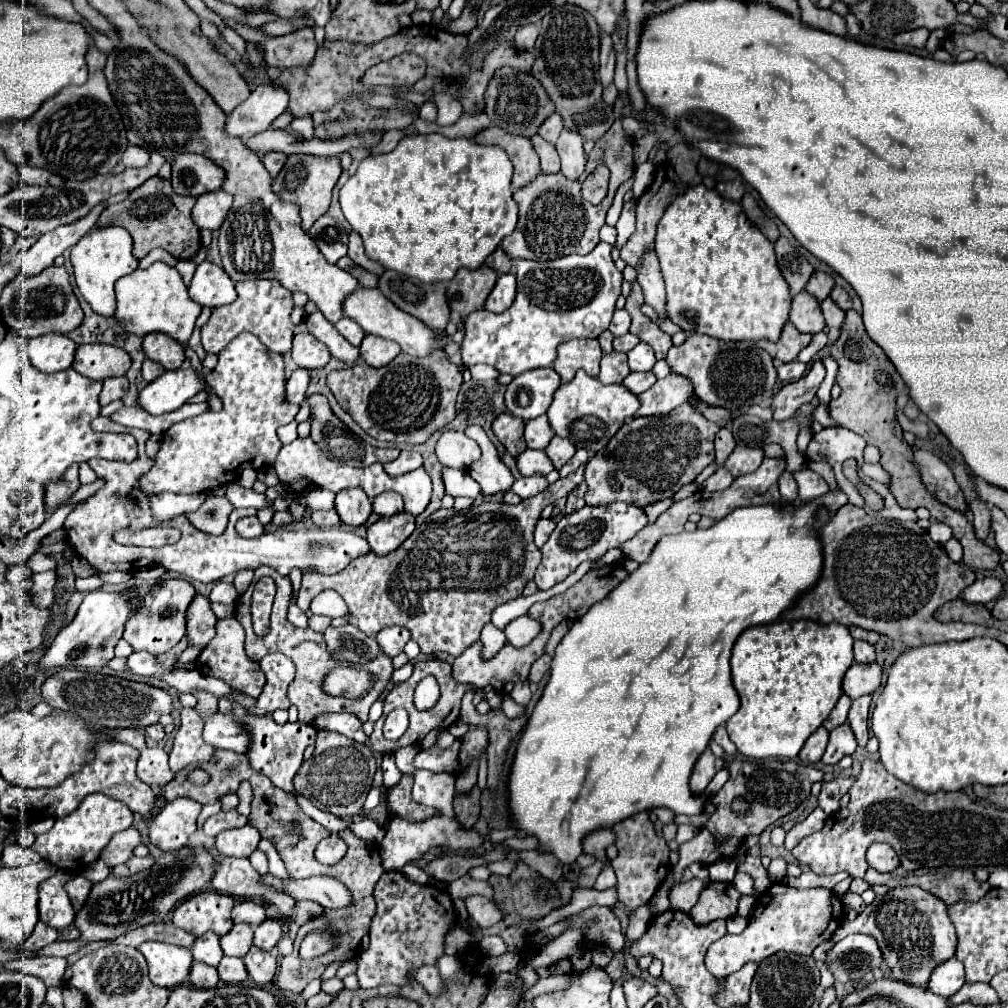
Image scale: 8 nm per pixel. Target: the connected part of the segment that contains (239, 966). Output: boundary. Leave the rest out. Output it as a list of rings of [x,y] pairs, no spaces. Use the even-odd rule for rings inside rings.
[[[232,956],[222,958],[222,962],[218,964],[218,974],[220,974],[220,980],[224,980],[228,984],[238,984],[248,978],[242,958],[232,958]]]

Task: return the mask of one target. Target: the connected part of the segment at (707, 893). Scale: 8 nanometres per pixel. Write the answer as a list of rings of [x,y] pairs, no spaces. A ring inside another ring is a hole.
[[[710,882],[688,914],[698,926],[704,926],[716,918],[730,918],[736,914],[738,898],[740,892],[730,882]]]

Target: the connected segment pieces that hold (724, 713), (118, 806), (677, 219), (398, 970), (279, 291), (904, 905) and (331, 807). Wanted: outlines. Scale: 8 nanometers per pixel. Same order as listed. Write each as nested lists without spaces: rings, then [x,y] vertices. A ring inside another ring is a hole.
[[[832,490],[830,494],[806,506],[796,506],[796,508],[786,506],[780,510],[772,504],[746,506],[746,508],[736,508],[732,514],[718,520],[716,526],[712,528],[706,528],[706,530],[696,528],[694,532],[682,532],[676,536],[660,538],[648,562],[640,564],[638,570],[634,570],[620,586],[616,586],[616,590],[612,590],[612,594],[608,594],[608,598],[604,598],[602,602],[596,602],[582,618],[578,618],[572,624],[572,628],[566,632],[562,642],[558,644],[550,664],[548,682],[522,730],[522,736],[516,744],[514,762],[510,766],[510,774],[508,774],[510,828],[524,832],[526,836],[534,836],[538,840],[538,850],[552,854],[562,864],[572,864],[584,852],[582,838],[586,838],[588,834],[600,828],[612,828],[616,826],[616,822],[622,822],[624,818],[630,818],[632,814],[648,812],[652,808],[662,808],[662,806],[670,808],[674,814],[688,814],[688,816],[700,814],[704,808],[704,800],[692,794],[688,784],[690,774],[700,754],[708,748],[708,742],[712,740],[716,728],[724,724],[732,714],[736,714],[740,706],[738,694],[730,678],[730,650],[742,630],[756,624],[774,622],[780,616],[780,612],[788,608],[800,592],[814,586],[822,568],[822,550],[820,550],[820,540],[814,526],[814,514],[820,504],[824,504],[830,512],[836,512],[846,502],[848,498],[842,490]]]
[[[90,794],[72,814],[56,818],[56,824],[46,834],[36,836],[30,848],[36,850],[46,862],[52,862],[56,868],[62,868],[72,874],[82,874],[88,864],[100,858],[100,852],[110,842],[110,838],[116,832],[128,830],[130,826],[132,826],[132,812],[128,810],[128,806],[104,794]]]
[[[702,184],[688,188],[688,192],[678,196],[672,206],[668,206],[658,224],[656,254],[666,282],[668,316],[682,330],[708,334],[718,340],[776,342],[776,338],[780,338],[780,332],[788,322],[792,296],[778,270],[774,244],[768,242],[764,234],[746,218],[738,202],[724,200],[716,194],[716,190],[708,190]]]
[[[384,872],[374,888],[378,904],[370,926],[370,946],[358,960],[360,988],[376,988],[382,984],[404,986],[410,982],[410,972],[420,966],[436,966],[444,956],[446,934],[456,924],[456,910],[452,898],[444,890],[444,906],[438,900],[440,890],[434,884],[418,884],[408,880],[402,872]]]
[[[276,280],[236,282],[236,292],[238,292],[238,298],[228,306],[214,308],[208,322],[202,326],[204,350],[218,354],[240,332],[252,332],[272,352],[278,352],[278,354],[288,352],[292,348],[292,336],[294,336],[294,324],[290,320],[290,312],[294,310],[292,292],[280,286],[280,282]]]
[[[918,886],[894,888],[884,896],[876,896],[874,902],[868,904],[864,912],[860,912],[854,920],[842,922],[838,930],[832,934],[832,940],[838,942],[852,932],[874,936],[886,958],[886,964],[892,968],[894,980],[916,986],[926,986],[930,972],[940,962],[952,958],[956,950],[956,934],[946,914],[946,904]],[[928,914],[930,914],[930,930],[922,930],[922,918]]]
[[[318,730],[314,758],[302,764],[294,778],[294,788],[298,794],[308,798],[316,808],[330,812],[338,818],[362,814],[362,804],[368,796],[370,784],[376,774],[376,760],[366,744],[346,738],[336,732]]]

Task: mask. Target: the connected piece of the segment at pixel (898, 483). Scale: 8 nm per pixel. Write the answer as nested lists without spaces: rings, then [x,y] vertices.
[[[856,310],[846,312],[846,322],[842,326],[842,332],[840,332],[838,340],[830,348],[830,356],[840,366],[836,382],[842,388],[840,398],[832,400],[830,406],[828,406],[830,414],[832,414],[832,418],[836,420],[838,426],[844,426],[844,428],[860,434],[864,440],[870,440],[868,444],[878,446],[878,450],[882,452],[880,464],[892,476],[890,490],[896,496],[898,504],[902,508],[912,508],[912,510],[924,506],[924,508],[930,510],[930,514],[936,522],[948,524],[954,532],[954,538],[960,540],[960,544],[964,548],[964,560],[962,562],[968,568],[974,568],[974,570],[996,568],[996,564],[998,564],[996,550],[992,550],[984,542],[976,540],[974,528],[972,528],[972,522],[968,520],[968,516],[964,512],[952,510],[948,504],[940,502],[936,496],[932,496],[932,492],[922,482],[922,478],[918,474],[918,468],[914,464],[914,448],[910,444],[906,444],[906,440],[902,436],[902,428],[896,420],[896,398],[900,396],[900,392],[906,386],[904,386],[900,374],[896,372],[894,364],[884,354],[884,350],[866,334],[860,312],[856,312]]]

